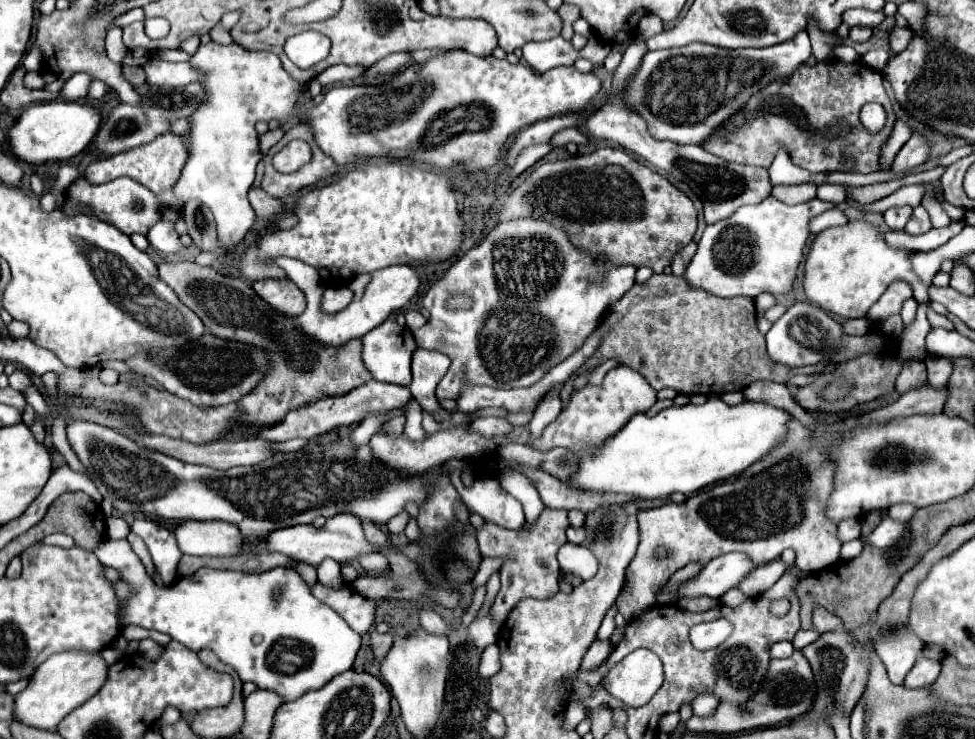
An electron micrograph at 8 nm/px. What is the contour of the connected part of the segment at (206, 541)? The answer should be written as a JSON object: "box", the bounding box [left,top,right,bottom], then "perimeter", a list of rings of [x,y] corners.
{"box":[173,521,243,555],"perimeter":[[[185,521],[173,531],[185,555],[239,555],[243,553],[239,529],[225,521]]]}

